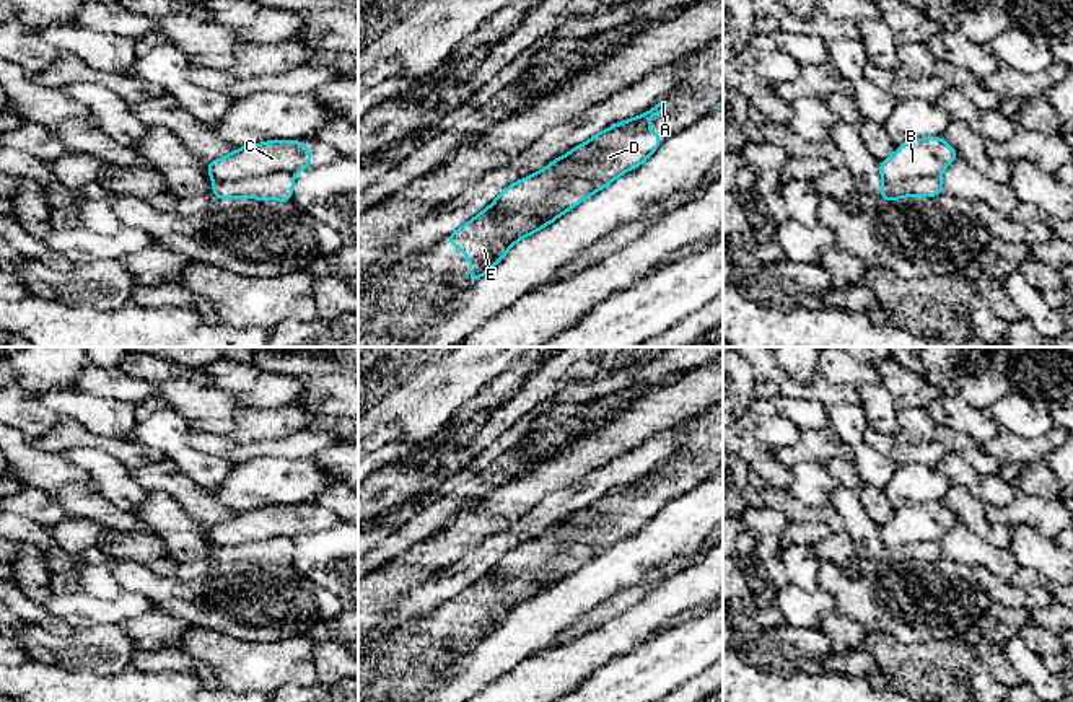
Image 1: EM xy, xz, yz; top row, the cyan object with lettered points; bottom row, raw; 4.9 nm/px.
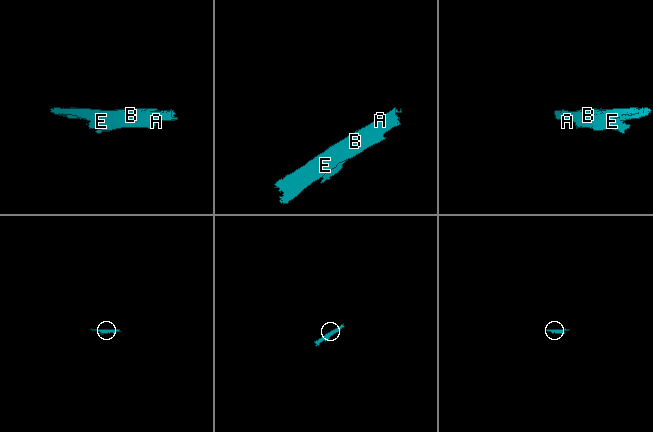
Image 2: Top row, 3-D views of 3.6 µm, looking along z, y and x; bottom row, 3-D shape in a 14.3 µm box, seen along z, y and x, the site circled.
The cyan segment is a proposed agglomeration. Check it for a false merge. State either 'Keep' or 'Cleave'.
Cleave

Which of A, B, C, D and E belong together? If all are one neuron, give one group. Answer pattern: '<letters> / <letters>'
A B C / D E

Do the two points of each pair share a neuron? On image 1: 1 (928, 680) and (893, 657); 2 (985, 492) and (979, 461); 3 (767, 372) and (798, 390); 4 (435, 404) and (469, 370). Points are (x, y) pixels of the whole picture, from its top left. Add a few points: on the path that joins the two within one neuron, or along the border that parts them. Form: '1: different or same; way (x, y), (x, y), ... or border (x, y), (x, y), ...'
1: same; way (920, 675), (901, 665)
2: different; border (951, 451), (958, 453), (981, 474), (997, 474)
3: different; border (788, 378), (779, 393)
4: same; way (443, 396), (461, 378)

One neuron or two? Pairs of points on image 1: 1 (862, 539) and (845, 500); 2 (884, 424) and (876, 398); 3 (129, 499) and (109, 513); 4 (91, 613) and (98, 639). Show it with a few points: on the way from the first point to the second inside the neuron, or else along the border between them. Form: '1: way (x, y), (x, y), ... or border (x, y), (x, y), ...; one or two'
1: way (862, 530), (850, 510); one
2: way (883, 417), (878, 404); one
3: border (88, 486), (113, 504), (131, 510); two
4: border (96, 626), (87, 631); two

